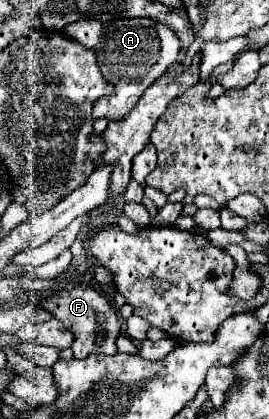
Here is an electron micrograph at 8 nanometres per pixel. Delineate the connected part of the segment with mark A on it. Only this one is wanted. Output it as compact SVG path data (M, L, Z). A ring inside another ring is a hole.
M121 18L113 22L97 22L97 20L79 20L67 24L63 34L77 40L79 44L91 48L97 56L99 70L107 82L113 84L113 94L99 98L93 104L91 118L107 118L109 122L125 118L129 110L137 104L141 94L157 80L165 70L177 62L177 54L181 50L179 38L163 24L151 18Z

